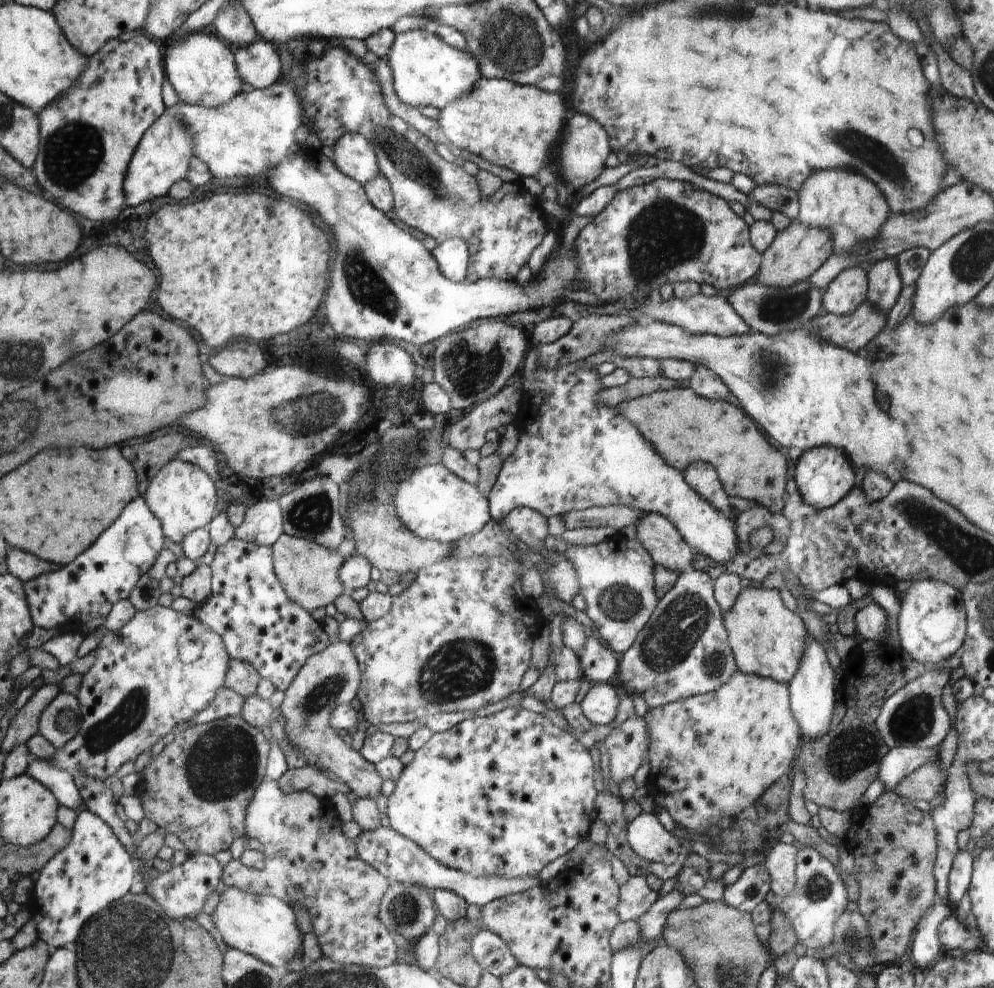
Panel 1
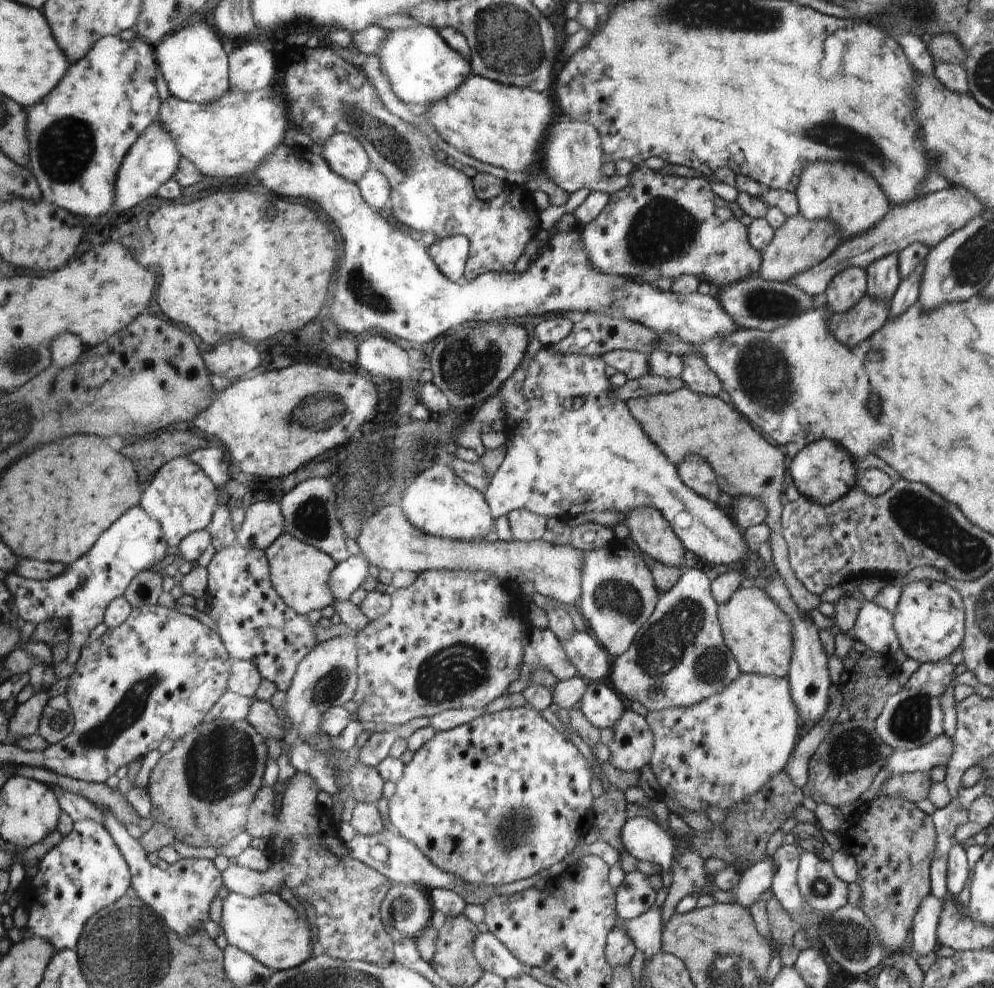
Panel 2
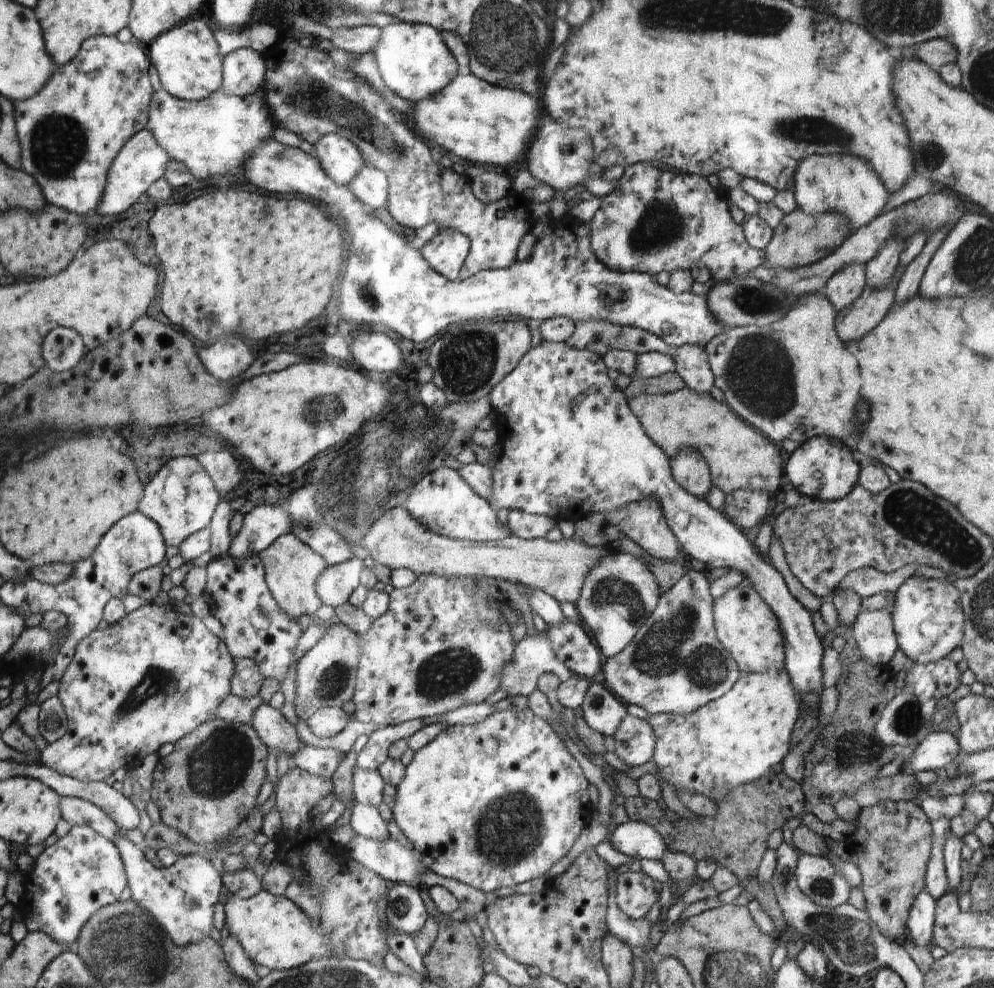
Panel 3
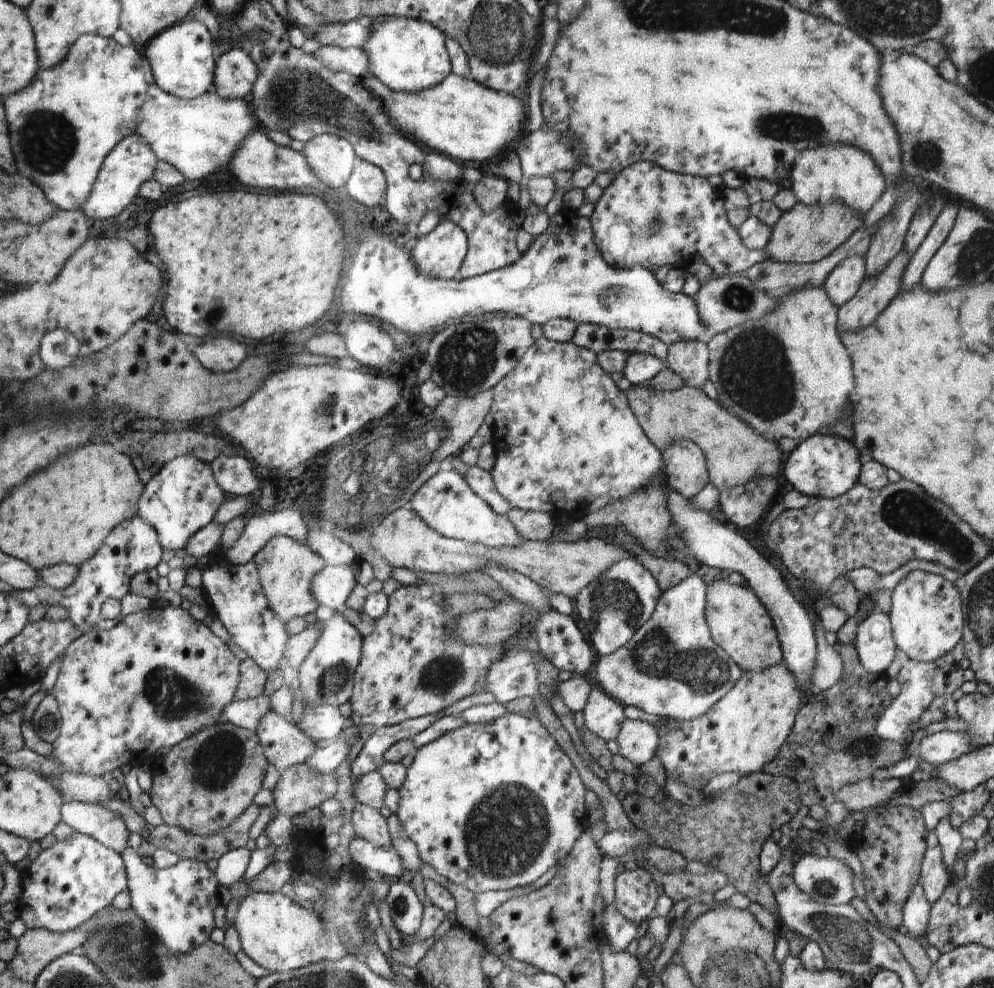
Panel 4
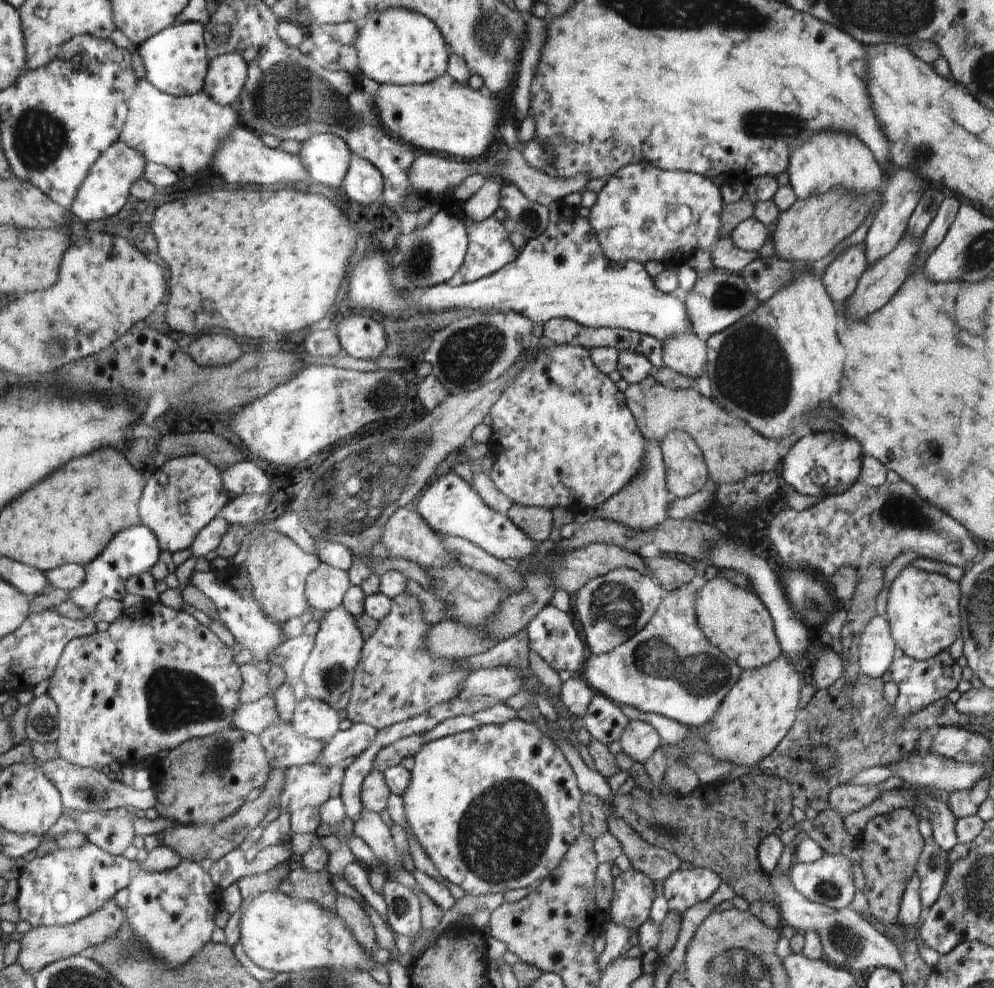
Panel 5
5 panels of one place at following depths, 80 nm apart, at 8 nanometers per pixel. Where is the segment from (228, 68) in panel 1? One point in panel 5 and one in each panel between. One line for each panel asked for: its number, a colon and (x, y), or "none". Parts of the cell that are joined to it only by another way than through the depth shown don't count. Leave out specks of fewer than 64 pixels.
2: (194, 66)
3: (187, 61)
4: (183, 63)
5: (175, 60)

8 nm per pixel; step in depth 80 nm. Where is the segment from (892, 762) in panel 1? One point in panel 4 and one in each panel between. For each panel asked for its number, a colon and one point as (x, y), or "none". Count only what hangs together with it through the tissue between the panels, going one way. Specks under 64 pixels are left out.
2: (937, 752)
3: (939, 748)
4: (943, 746)

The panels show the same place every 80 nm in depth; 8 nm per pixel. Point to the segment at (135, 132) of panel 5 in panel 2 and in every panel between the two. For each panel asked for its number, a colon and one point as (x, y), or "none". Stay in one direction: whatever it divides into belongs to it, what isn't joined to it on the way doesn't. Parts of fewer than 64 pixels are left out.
2: (236, 134)
3: (211, 136)
4: (198, 136)

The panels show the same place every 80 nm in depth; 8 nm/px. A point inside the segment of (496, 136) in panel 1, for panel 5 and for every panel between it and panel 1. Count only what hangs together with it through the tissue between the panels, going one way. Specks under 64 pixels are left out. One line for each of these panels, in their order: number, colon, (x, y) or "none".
2: (498, 124)
3: (471, 120)
4: (466, 120)
5: (444, 115)

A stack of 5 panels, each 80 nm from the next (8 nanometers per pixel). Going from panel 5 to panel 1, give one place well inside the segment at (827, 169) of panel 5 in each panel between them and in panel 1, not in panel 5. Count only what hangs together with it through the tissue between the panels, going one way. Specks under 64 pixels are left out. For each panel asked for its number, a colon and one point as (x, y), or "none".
1: (853, 209)
2: (843, 193)
3: (846, 184)
4: (844, 173)

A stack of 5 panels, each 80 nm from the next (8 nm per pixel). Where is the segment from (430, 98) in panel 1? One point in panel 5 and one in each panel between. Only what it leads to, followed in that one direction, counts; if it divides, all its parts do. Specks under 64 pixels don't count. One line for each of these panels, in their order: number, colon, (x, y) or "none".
2: (422, 68)
3: (415, 62)
4: (407, 55)
5: (399, 46)

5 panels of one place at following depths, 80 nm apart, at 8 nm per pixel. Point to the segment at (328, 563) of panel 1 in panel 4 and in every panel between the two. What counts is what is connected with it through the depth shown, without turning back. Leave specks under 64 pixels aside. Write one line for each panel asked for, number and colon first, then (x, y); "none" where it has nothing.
2: (300, 573)
3: (292, 568)
4: (286, 568)

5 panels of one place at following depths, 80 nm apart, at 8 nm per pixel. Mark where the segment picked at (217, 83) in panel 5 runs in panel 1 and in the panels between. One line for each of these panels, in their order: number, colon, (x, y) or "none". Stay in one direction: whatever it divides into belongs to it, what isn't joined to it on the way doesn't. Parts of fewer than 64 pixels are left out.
1: (258, 64)
2: (252, 67)
3: (244, 69)
4: (236, 72)

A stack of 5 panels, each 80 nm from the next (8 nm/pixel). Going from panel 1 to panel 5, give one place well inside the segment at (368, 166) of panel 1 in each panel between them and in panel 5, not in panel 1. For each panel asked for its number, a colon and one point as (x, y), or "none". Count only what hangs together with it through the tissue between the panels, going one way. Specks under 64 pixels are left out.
2: (346, 156)
3: (341, 160)
4: (333, 159)
5: (326, 157)

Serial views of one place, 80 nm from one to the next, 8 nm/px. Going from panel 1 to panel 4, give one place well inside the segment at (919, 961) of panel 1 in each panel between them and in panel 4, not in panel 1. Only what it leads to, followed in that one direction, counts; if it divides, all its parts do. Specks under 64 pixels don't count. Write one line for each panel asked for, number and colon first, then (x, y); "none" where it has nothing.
2: (924, 925)
3: (921, 916)
4: (916, 910)

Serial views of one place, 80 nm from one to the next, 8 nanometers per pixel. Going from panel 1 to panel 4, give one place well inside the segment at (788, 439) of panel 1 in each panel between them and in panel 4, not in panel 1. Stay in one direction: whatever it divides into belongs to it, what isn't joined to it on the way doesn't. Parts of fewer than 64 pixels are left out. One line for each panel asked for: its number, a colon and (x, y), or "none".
2: (798, 384)
3: (800, 359)
4: (748, 365)

